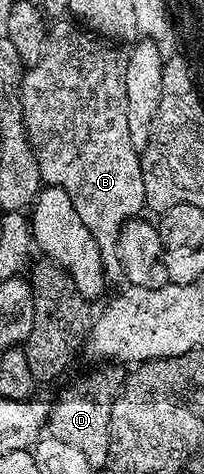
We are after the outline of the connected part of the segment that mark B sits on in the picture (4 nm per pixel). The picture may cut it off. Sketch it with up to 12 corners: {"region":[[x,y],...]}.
{"region":[[71,20],[17,97],[44,183],[120,273],[145,210],[124,55]]}

